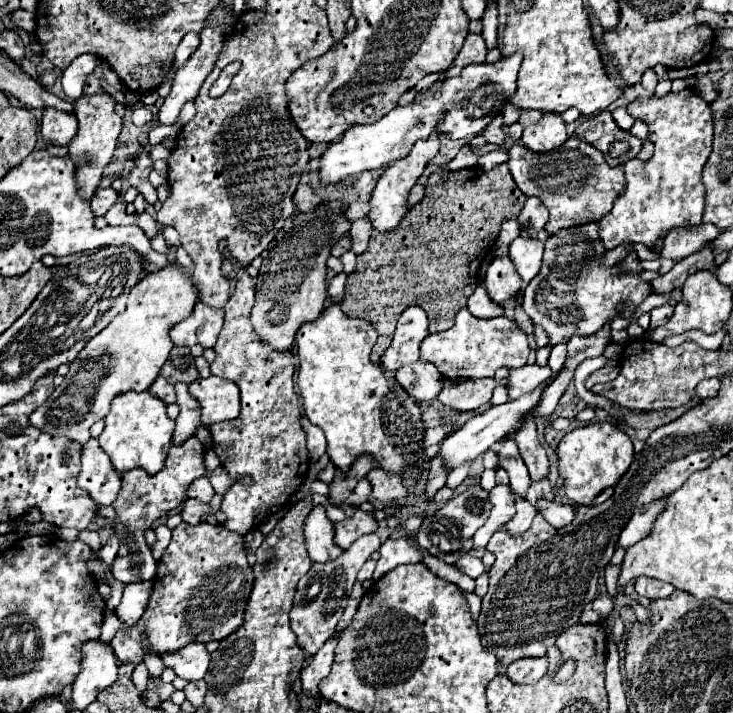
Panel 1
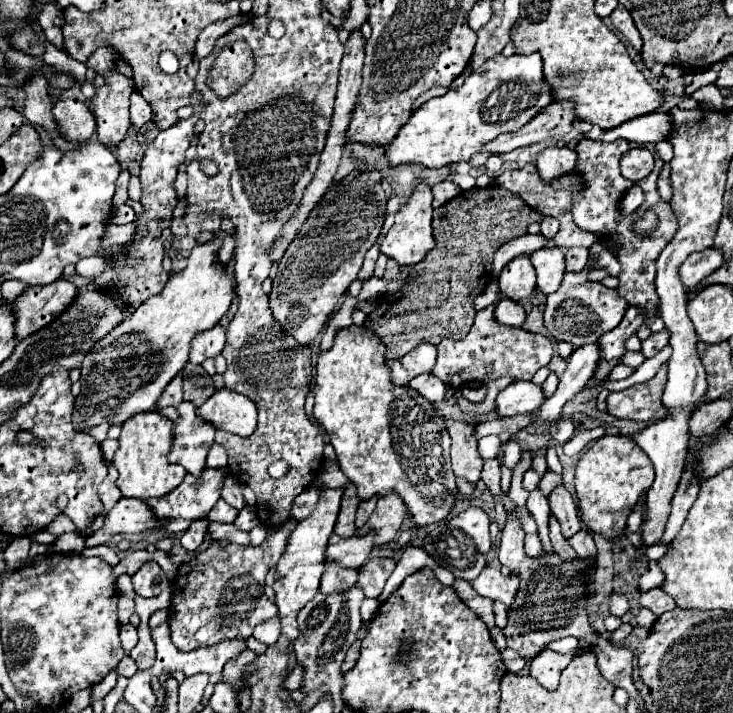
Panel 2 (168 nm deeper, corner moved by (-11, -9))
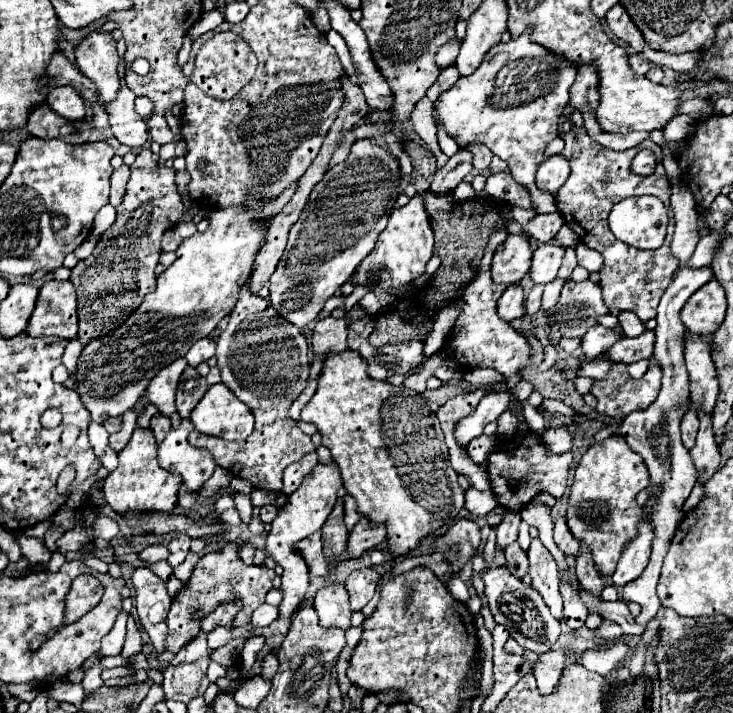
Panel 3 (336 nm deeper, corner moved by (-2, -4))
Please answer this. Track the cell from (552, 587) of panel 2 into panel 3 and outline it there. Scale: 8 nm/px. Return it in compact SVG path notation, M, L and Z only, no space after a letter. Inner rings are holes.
M506 512L504 514L502 522L498 524L498 546L500 548L506 548L512 542L516 542L516 538L518 538L518 520L520 520L518 512Z

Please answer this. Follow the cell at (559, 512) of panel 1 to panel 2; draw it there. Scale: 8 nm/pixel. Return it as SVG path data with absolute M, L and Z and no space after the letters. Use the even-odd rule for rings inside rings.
M581 529L577 535L573 535L569 539L571 547L577 551L577 557L579 559L585 559L585 561L591 561L591 567L595 567L595 561L597 561L597 547L595 547L595 541L591 537L591 533L587 529Z

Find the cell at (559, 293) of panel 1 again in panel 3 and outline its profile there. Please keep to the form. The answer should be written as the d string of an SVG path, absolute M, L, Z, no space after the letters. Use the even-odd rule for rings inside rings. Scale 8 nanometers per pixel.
M566 280L560 300L548 310L548 326L556 328L564 338L582 338L604 314L608 314L608 308L602 302L602 288L598 284Z

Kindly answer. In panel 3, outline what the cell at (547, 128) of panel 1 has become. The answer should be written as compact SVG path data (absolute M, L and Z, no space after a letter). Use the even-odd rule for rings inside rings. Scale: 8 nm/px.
M560 154L548 156L536 170L536 186L542 192L550 192L556 194L558 188L566 182L566 176L570 174L568 168L568 160Z

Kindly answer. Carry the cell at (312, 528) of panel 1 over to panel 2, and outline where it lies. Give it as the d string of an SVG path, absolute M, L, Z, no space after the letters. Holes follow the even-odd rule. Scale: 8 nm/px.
M331 563L331 565L327 565L327 571L323 573L319 591L323 595L343 593L343 591L351 589L355 583L357 583L357 571L355 569L343 569L337 563Z

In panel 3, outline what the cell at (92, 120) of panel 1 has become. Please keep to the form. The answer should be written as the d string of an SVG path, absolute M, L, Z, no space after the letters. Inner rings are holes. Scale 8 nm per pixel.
M92 32L82 44L76 46L76 66L78 70L88 76L96 84L96 102L92 102L92 130L94 132L106 132L110 128L110 114L106 112L106 104L110 104L116 98L116 92L120 88L120 78L118 78L118 64L120 56L116 52L116 42L102 34L102 32Z

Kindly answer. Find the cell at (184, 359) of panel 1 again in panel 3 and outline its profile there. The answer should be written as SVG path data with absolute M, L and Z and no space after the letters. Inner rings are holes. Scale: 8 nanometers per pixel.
M188 366L178 382L178 392L176 392L176 410L180 416L190 416L192 408L202 400L206 394L208 384L206 380L198 374L194 366Z

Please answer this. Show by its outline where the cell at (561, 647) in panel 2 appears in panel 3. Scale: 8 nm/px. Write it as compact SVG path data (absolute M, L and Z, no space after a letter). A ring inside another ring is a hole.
M488 568L480 572L480 578L484 582L484 596L488 598L490 612L494 614L494 620L510 632L510 636L526 650L532 650L536 654L546 652L552 648L552 644L560 636L560 622L550 614L548 606L544 604L542 596L532 588L526 586L520 578L512 576L508 568Z

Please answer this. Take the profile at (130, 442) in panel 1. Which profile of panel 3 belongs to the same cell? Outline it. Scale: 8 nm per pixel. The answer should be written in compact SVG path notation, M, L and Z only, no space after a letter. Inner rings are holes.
M136 426L130 442L118 452L118 460L120 460L118 468L112 470L104 478L104 486L102 486L106 502L116 512L128 512L128 510L172 512L174 510L178 484L182 482L182 476L160 468L160 464L156 460L156 440L154 440L152 428Z

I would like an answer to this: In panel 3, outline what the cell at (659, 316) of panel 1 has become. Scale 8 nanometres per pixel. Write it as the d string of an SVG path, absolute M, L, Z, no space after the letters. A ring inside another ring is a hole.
M646 330L644 334L636 336L636 338L622 338L618 340L610 352L606 354L608 360L612 362L622 362L622 364L630 364L630 362L640 362L650 358L654 352L654 332Z

